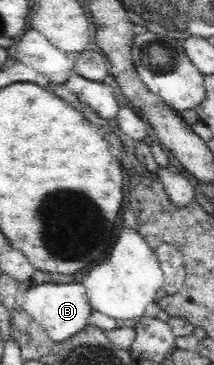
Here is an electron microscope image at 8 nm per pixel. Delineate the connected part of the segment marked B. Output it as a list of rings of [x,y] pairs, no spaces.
[[[79,281],[29,283],[23,287],[20,301],[20,307],[24,312],[27,312],[33,320],[46,330],[54,343],[63,342],[63,340],[67,340],[73,334],[83,330],[88,325],[88,319],[92,312],[92,306],[85,294],[85,287]]]

